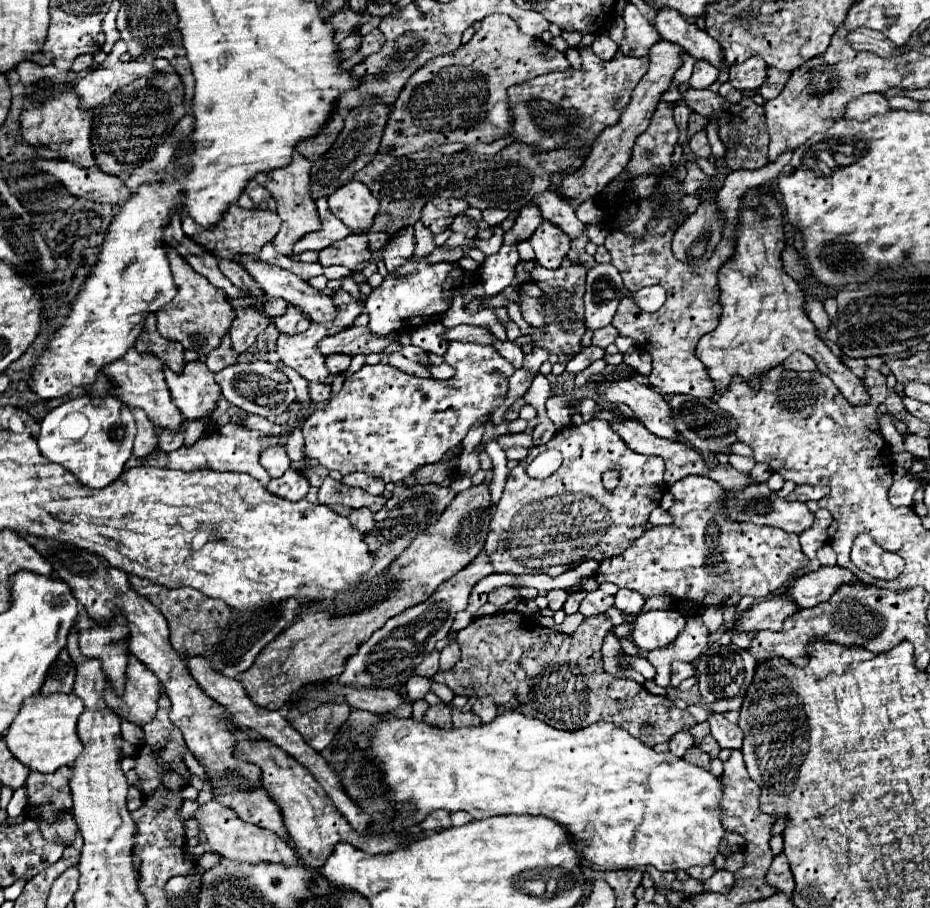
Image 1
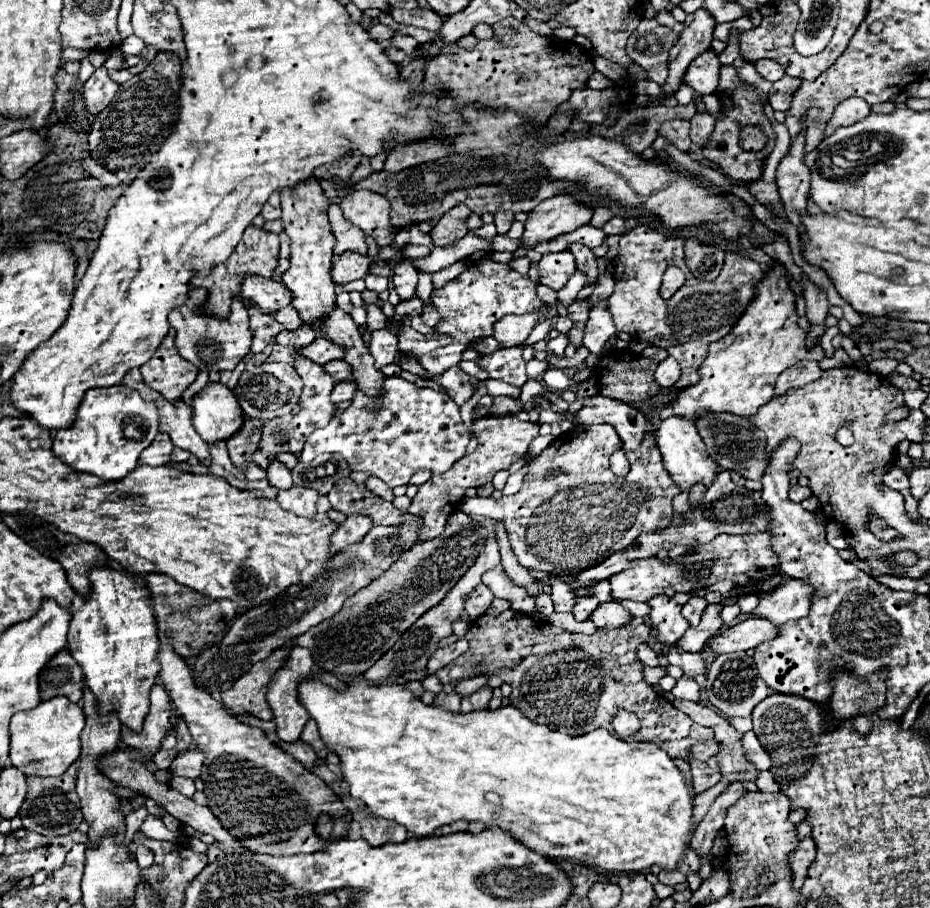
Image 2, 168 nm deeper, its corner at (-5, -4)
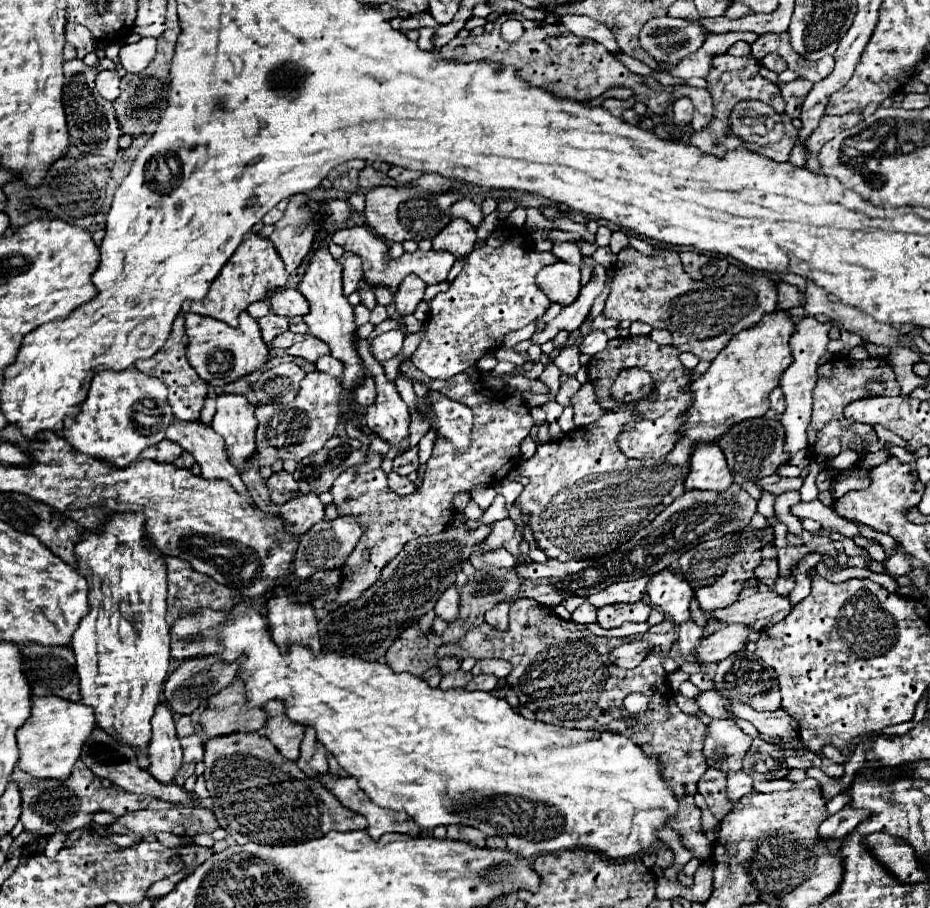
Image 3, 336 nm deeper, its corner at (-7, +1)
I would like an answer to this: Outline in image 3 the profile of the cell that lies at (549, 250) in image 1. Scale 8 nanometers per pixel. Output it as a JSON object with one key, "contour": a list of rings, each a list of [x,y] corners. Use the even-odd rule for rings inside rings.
{"contour":[[[566,261],[546,265],[536,275],[536,283],[550,301],[570,305],[580,293],[580,265]]]}

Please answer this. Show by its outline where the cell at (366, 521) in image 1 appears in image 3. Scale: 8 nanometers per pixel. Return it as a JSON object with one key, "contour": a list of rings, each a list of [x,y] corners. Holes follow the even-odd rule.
{"contour":[[[344,515],[338,517],[334,521],[320,521],[316,523],[302,539],[294,557],[294,573],[300,579],[306,579],[310,575],[314,575],[314,571],[322,571],[322,569],[334,569],[344,565],[346,557],[354,551],[356,543],[362,537],[362,527],[358,523],[358,519],[354,519],[354,515]]]}

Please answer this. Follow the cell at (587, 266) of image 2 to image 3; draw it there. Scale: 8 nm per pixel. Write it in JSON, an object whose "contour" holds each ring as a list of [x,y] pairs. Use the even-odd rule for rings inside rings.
{"contour":[[[584,255],[584,257],[582,257],[582,263],[594,267],[594,273],[592,273],[590,283],[588,283],[586,287],[582,287],[578,299],[576,299],[574,303],[566,305],[566,307],[562,309],[562,313],[560,313],[554,321],[550,321],[542,333],[534,333],[534,335],[532,335],[532,343],[542,345],[542,343],[554,339],[560,329],[572,333],[574,329],[578,329],[578,327],[584,323],[584,319],[586,319],[586,315],[588,315],[594,299],[604,291],[606,269],[604,269],[602,265],[598,265],[590,255]]]}

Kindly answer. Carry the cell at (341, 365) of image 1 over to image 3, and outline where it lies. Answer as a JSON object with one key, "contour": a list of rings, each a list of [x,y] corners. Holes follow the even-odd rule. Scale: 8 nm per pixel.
{"contour":[[[330,355],[318,359],[318,365],[316,367],[318,367],[318,371],[324,371],[324,373],[336,377],[336,379],[340,379],[340,375],[344,373],[344,363],[340,363],[338,359],[334,359]]]}

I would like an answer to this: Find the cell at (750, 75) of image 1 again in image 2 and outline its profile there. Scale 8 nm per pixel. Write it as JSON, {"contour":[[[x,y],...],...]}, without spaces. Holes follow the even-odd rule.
{"contour":[[[758,60],[758,62],[754,62],[754,66],[770,82],[776,82],[776,80],[780,80],[784,76],[784,68],[774,60]]]}

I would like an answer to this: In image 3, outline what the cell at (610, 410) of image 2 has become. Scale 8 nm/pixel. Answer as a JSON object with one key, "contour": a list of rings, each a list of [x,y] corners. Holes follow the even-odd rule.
{"contour":[[[588,381],[580,387],[580,391],[572,397],[572,409],[574,409],[574,425],[584,427],[588,423],[594,423],[598,417],[606,413],[602,405],[596,401],[594,385]]]}

